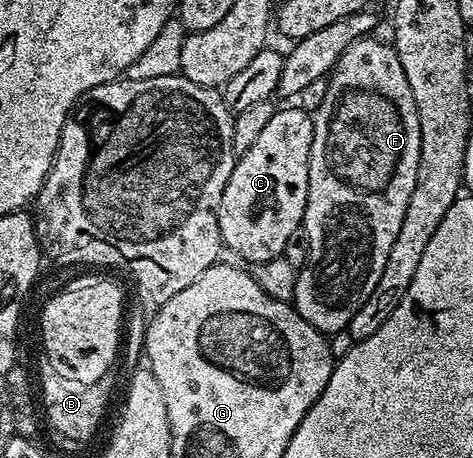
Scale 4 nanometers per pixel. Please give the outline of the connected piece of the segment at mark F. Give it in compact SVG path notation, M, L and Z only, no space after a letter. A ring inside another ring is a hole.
M374 39L358 40L339 58L338 67L328 77L324 102L320 102L317 112L313 113L314 137L308 166L308 190L314 190L314 212L310 212L310 216L318 216L318 208L332 208L332 210L324 216L322 228L310 228L306 231L314 232L314 249L308 250L306 265L297 269L292 303L295 310L304 318L304 322L308 322L317 332L323 334L349 329L350 319L356 314L356 310L360 310L360 306L368 302L372 290L376 290L376 282L384 270L384 262L388 262L388 250L392 250L392 242L396 242L396 234L400 234L400 222L404 222L404 214L408 210L408 198L412 198L412 190L416 190L418 181L422 135L420 134L420 118L416 110L416 98L412 98L412 86L408 86L408 78L404 78L404 66L400 66L398 53L389 43L381 44L380 41Z

